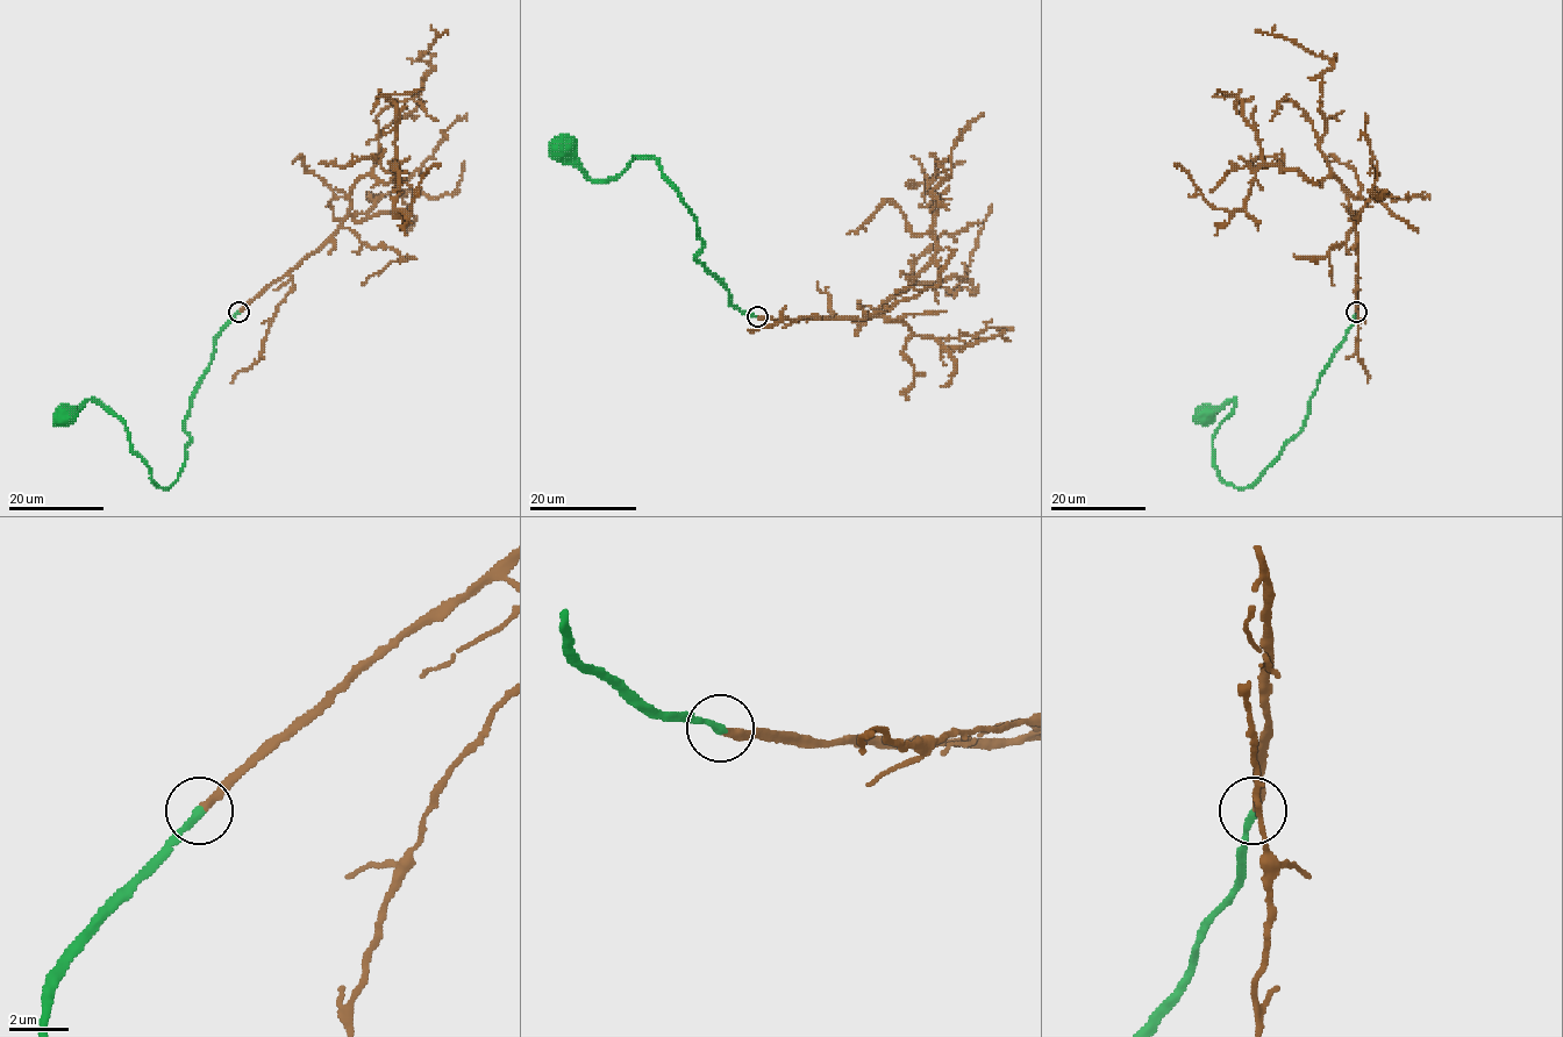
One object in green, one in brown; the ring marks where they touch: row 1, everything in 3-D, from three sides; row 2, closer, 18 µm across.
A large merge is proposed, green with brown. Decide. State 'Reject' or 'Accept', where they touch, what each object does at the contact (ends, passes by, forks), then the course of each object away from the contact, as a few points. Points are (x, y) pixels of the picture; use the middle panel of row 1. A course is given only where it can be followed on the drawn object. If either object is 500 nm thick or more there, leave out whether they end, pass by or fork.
Accept. Place: (757, 316). At the ring green ends. At the ring brown ends. Course of green: (757, 317), (730, 302), (696, 258), (698, 223), (654, 158), (636, 156), (615, 177), (596, 180), (563, 147). Course of brown: (757, 317), (864, 319), (879, 314), (914, 276), (918, 283), (965, 278), (972, 293), (960, 279), (992, 204)

